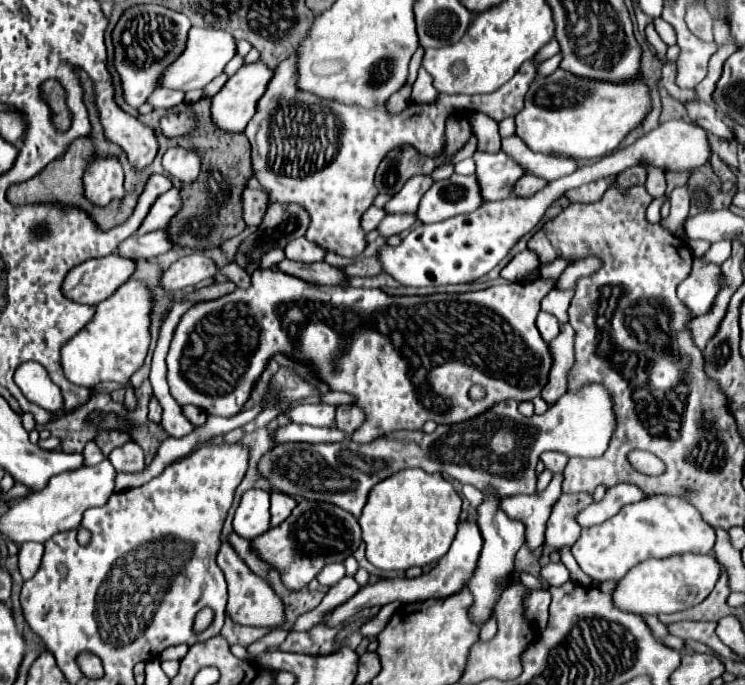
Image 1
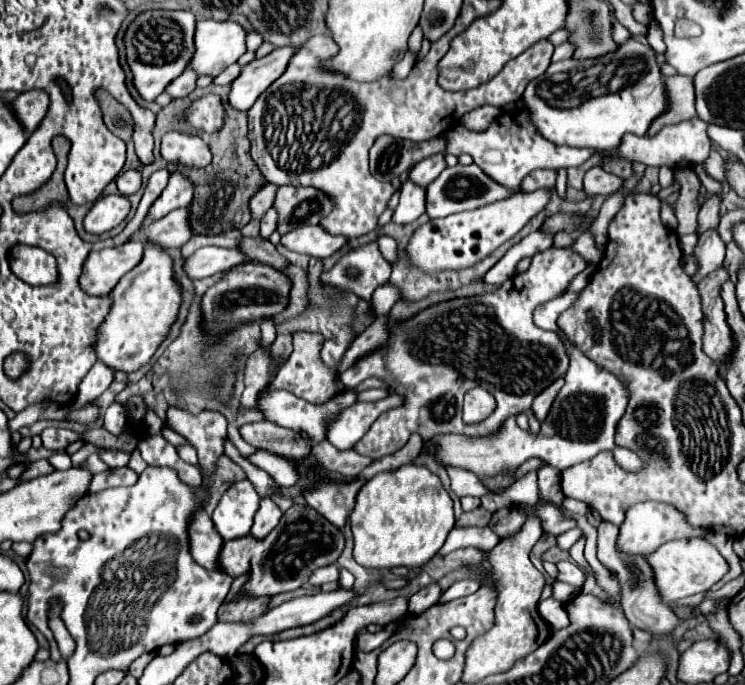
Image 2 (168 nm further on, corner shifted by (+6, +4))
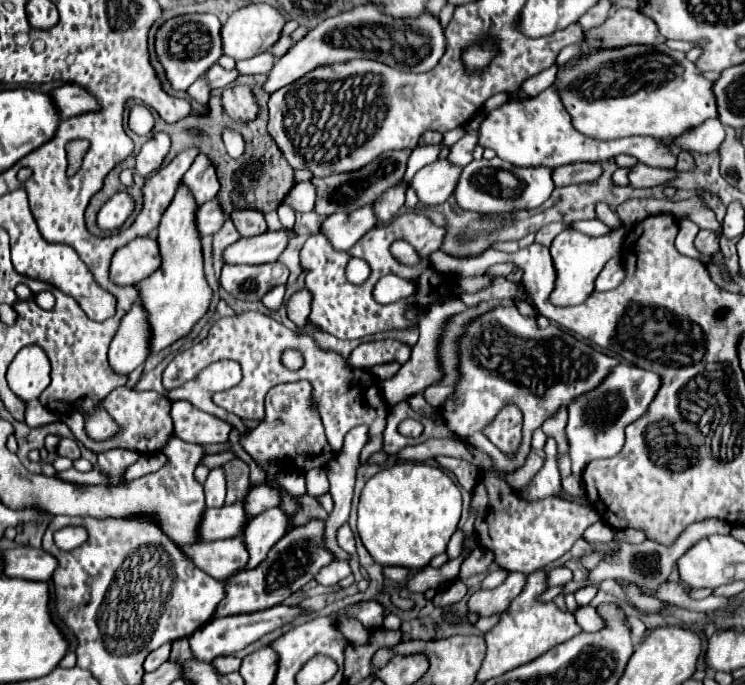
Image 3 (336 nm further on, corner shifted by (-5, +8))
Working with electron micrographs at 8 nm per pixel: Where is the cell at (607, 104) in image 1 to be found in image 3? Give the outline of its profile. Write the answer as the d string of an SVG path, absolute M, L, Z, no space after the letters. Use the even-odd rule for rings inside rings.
M666 44L626 46L618 50L600 50L588 54L580 60L574 60L572 66L560 66L556 86L564 106L572 116L576 130L598 140L616 140L636 134L656 138L678 138L680 134L684 134L684 130L692 130L692 126L698 126L708 118L718 118L716 96L712 94L714 80L704 78L696 64L690 62L684 52L670 50Z

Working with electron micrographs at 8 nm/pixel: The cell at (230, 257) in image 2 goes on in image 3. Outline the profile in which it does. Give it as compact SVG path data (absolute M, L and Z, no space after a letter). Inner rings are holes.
M264 232L252 238L240 238L236 244L226 248L224 262L230 264L266 264L276 262L288 246L288 232Z

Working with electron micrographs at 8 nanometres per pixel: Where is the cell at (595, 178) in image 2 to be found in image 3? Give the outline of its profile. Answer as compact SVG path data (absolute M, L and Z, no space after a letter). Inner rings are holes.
M636 164L630 172L630 186L632 188L654 188L654 186L666 186L678 176L678 170L666 170L666 168L652 168L646 164Z

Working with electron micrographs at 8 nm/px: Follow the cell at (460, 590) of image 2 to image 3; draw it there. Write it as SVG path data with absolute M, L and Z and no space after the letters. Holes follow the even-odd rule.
M496 570L489 572L485 579L482 581L481 587L483 589L492 589L496 588L504 582L508 575L506 570Z

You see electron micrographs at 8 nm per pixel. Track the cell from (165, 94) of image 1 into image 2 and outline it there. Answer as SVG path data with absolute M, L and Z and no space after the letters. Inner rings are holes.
M185 70L181 76L177 76L167 88L165 92L173 98L183 98L187 96L189 92L195 90L195 80L197 80L197 74L193 70Z

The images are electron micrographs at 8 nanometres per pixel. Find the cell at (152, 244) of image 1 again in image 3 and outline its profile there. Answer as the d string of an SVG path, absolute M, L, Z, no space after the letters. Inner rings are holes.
M216 198L210 200L210 202L206 202L206 204L202 204L200 210L198 210L198 214L196 214L198 232L200 232L202 236L206 236L206 234L216 234L216 232L222 228L224 222L226 222L226 214L224 214L224 210L222 210L222 206L218 204Z

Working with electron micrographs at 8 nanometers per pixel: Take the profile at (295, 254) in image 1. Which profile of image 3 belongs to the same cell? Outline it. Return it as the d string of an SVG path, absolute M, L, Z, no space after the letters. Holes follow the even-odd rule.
M372 204L362 210L354 210L350 214L334 214L330 216L320 230L326 232L328 240L338 250L348 250L352 242L360 240L360 234L368 232L368 228L376 226L376 214L372 214Z

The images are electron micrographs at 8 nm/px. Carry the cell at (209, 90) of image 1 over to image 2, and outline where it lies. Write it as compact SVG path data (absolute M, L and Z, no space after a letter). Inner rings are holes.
M237 64L227 66L219 76L215 76L215 78L213 78L213 84L221 84L221 86L223 86L223 84L231 84L231 82L237 78L239 70L241 70L241 68L239 68Z

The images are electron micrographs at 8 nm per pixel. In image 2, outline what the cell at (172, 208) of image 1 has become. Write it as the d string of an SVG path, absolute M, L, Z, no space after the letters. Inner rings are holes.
M175 172L175 174L171 174L167 188L161 192L161 196L151 206L147 218L149 220L163 218L171 210L187 208L191 204L191 200L193 200L193 186L191 186L191 182L187 178L183 178L179 172Z

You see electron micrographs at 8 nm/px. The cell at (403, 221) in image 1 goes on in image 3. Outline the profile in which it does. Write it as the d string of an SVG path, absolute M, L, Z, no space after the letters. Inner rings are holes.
M438 158L436 162L418 170L410 186L416 190L422 204L438 206L452 196L452 190L456 190L456 178L460 178L460 170L464 168L448 162L446 158Z

